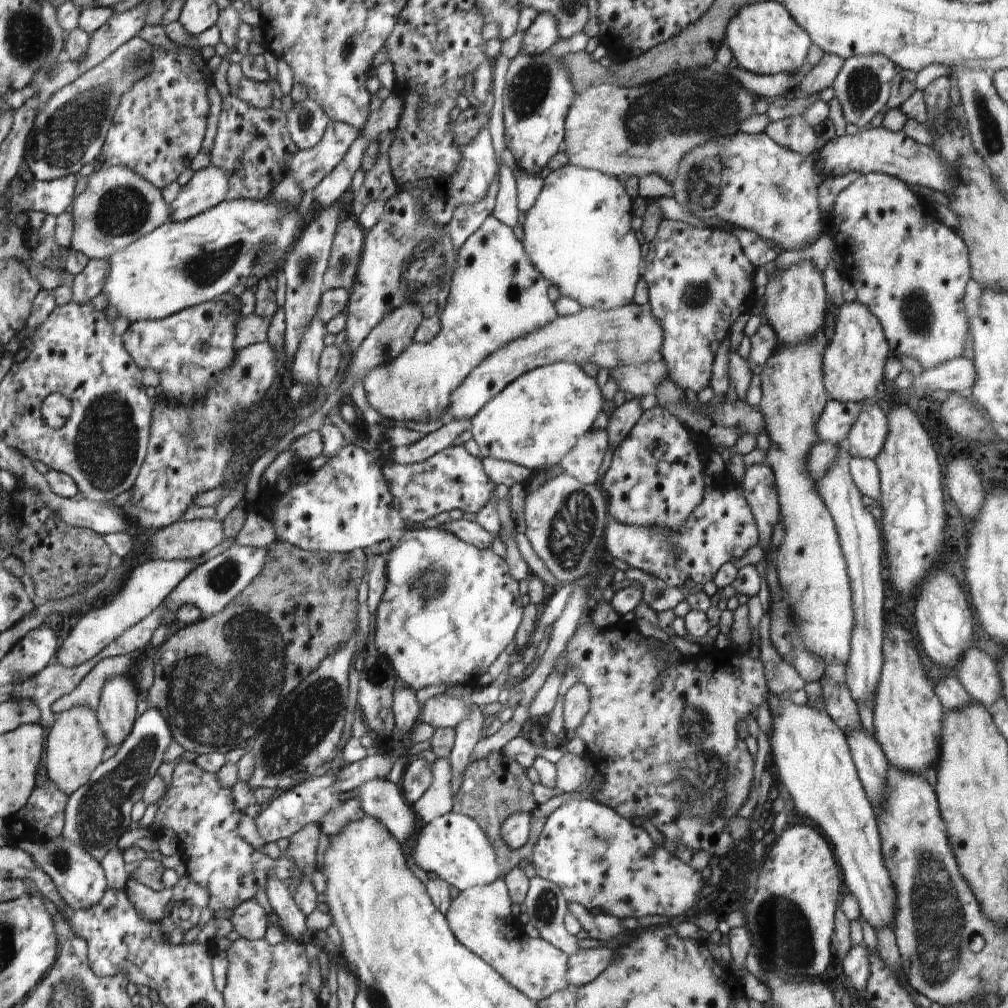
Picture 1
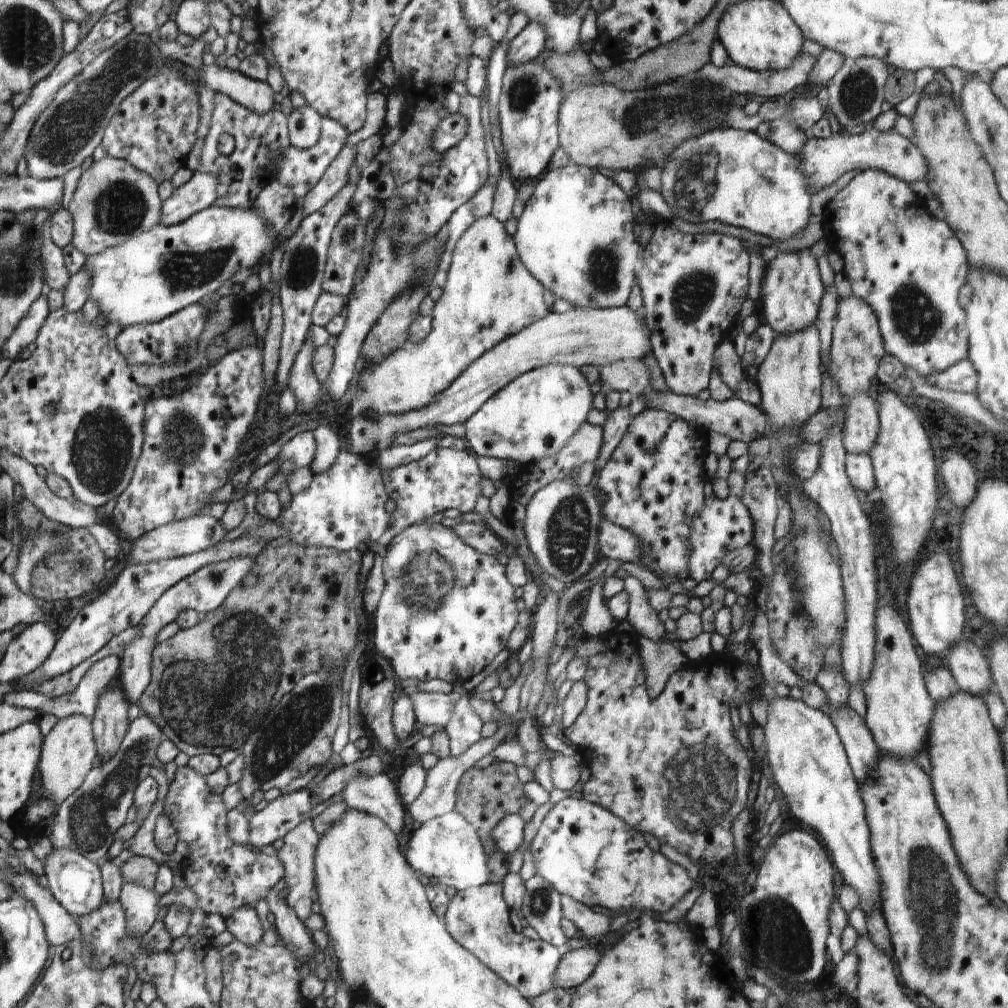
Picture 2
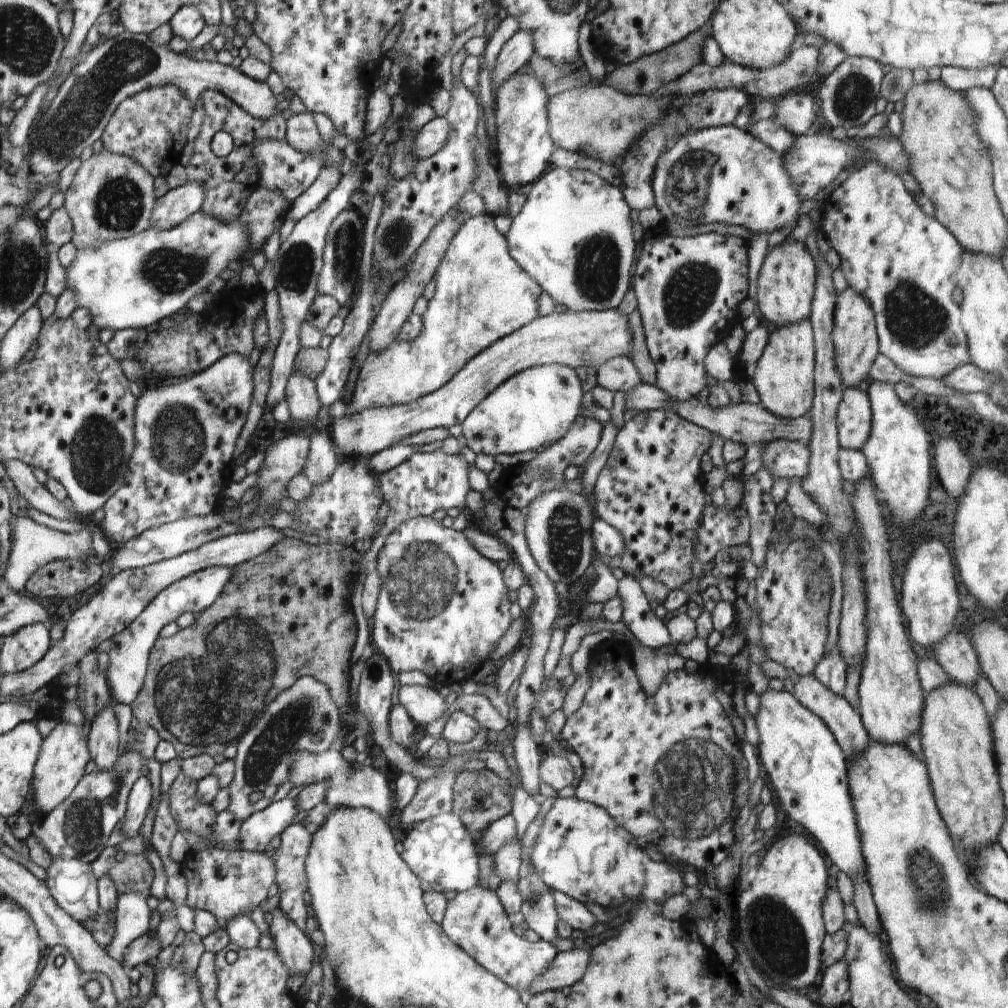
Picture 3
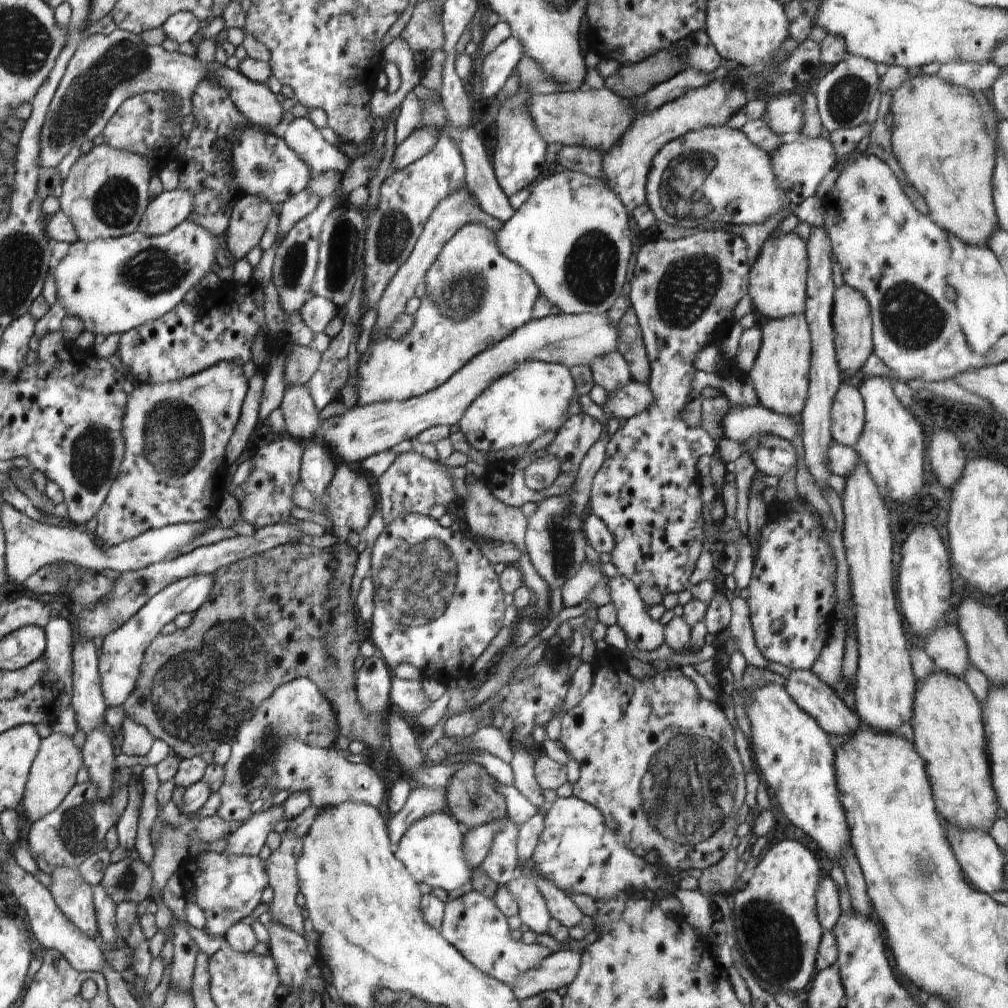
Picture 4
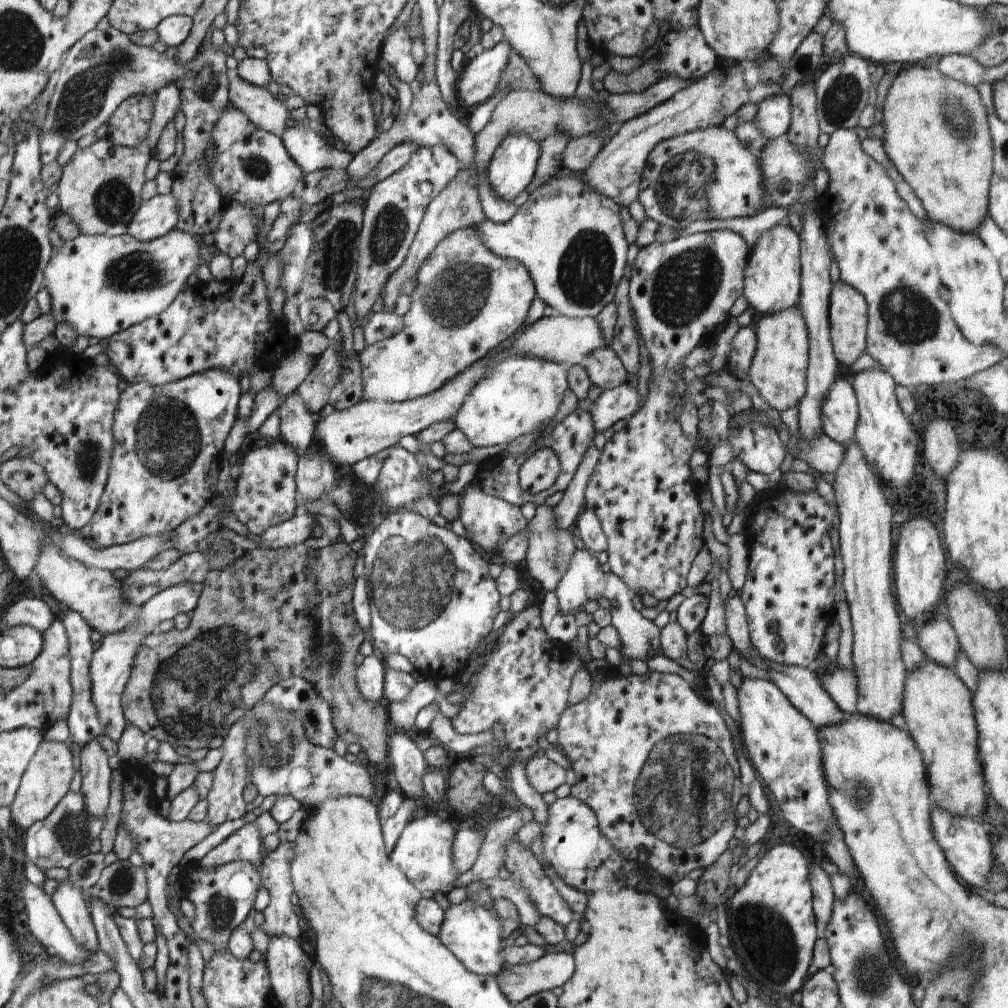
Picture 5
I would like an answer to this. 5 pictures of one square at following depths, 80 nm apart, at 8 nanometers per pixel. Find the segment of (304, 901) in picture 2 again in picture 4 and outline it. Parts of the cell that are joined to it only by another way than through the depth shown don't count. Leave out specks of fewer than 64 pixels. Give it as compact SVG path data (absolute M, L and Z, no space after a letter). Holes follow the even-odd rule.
M285 830L281 833L282 844L280 844L278 850L274 850L268 857L266 862L266 874L270 888L274 891L274 899L270 904L270 910L272 914L272 921L294 930L296 934L306 935L304 920L306 920L306 912L298 906L296 903L297 894L300 892L300 882L298 882L298 872L296 872L296 866L300 856L302 856L302 837L296 836L294 830Z

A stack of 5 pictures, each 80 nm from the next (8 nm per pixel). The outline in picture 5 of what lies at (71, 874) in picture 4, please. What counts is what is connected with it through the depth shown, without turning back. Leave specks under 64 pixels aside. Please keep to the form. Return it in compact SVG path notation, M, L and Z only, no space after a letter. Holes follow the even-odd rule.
M66 878L60 882L51 900L60 918L64 920L66 928L70 930L72 938L76 938L76 942L80 942L80 946L88 952L96 953L99 950L99 943L92 916L86 905L84 890L76 888Z

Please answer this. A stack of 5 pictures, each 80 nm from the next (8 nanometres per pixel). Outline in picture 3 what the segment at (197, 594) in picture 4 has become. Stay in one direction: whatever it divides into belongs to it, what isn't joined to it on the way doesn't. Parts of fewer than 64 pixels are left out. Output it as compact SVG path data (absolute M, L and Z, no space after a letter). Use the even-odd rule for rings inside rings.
M212 566L170 584L142 610L138 618L134 618L128 628L111 638L114 640L114 644L107 653L110 662L106 668L105 678L108 680L108 686L110 686L112 701L126 705L133 704L144 688L151 651L155 648L155 642L162 633L164 626L178 621L184 613L192 612L198 616L210 609L212 604L218 600L224 586L229 584L232 574L234 574L234 567Z

